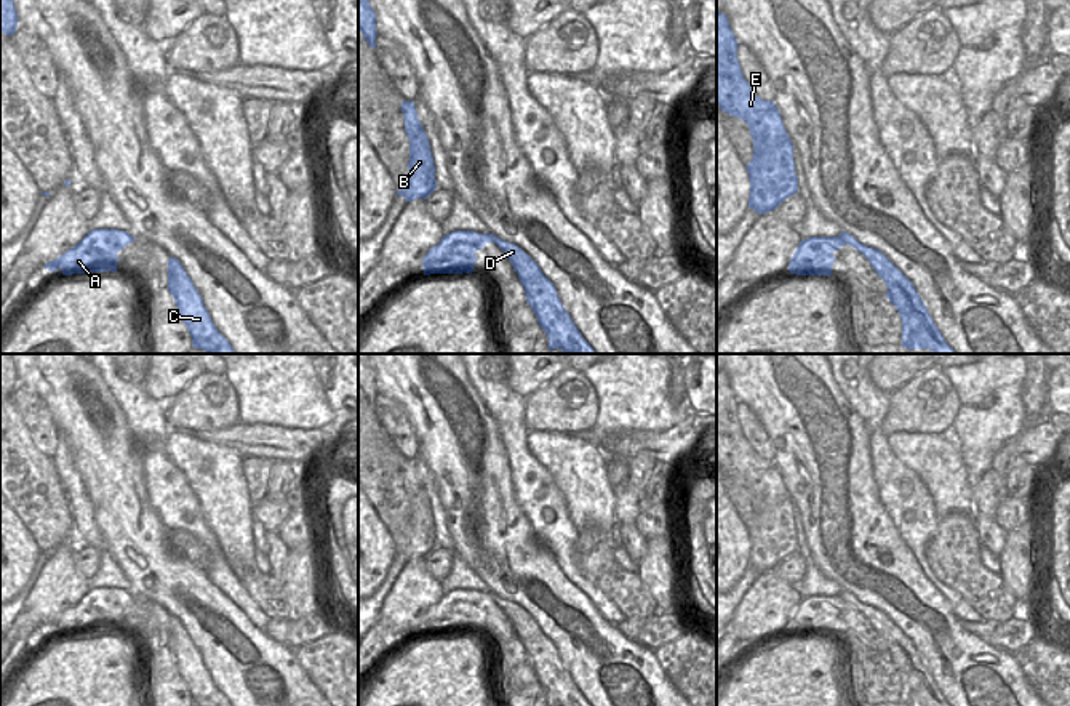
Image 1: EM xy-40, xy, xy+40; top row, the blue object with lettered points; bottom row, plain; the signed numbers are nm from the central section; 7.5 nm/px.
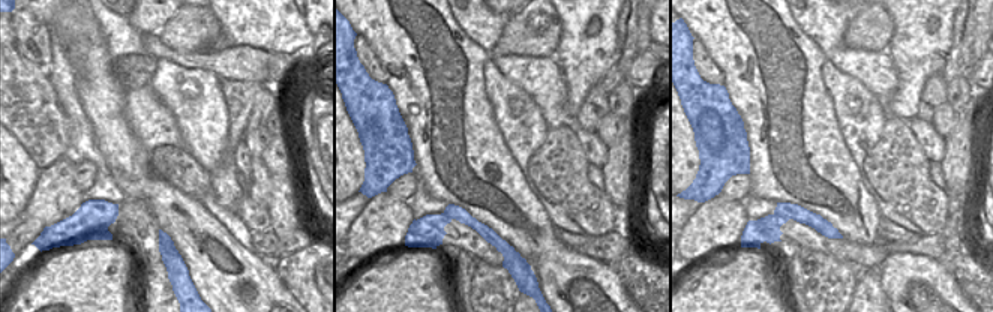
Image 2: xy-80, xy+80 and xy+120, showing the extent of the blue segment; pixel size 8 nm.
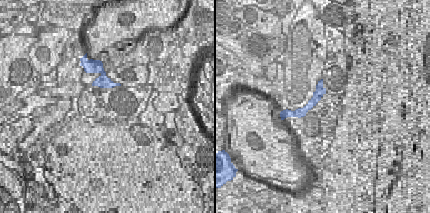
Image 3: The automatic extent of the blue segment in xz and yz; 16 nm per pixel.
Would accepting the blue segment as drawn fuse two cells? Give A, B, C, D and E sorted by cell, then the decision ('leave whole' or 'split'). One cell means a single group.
groups A / B C D E; split

